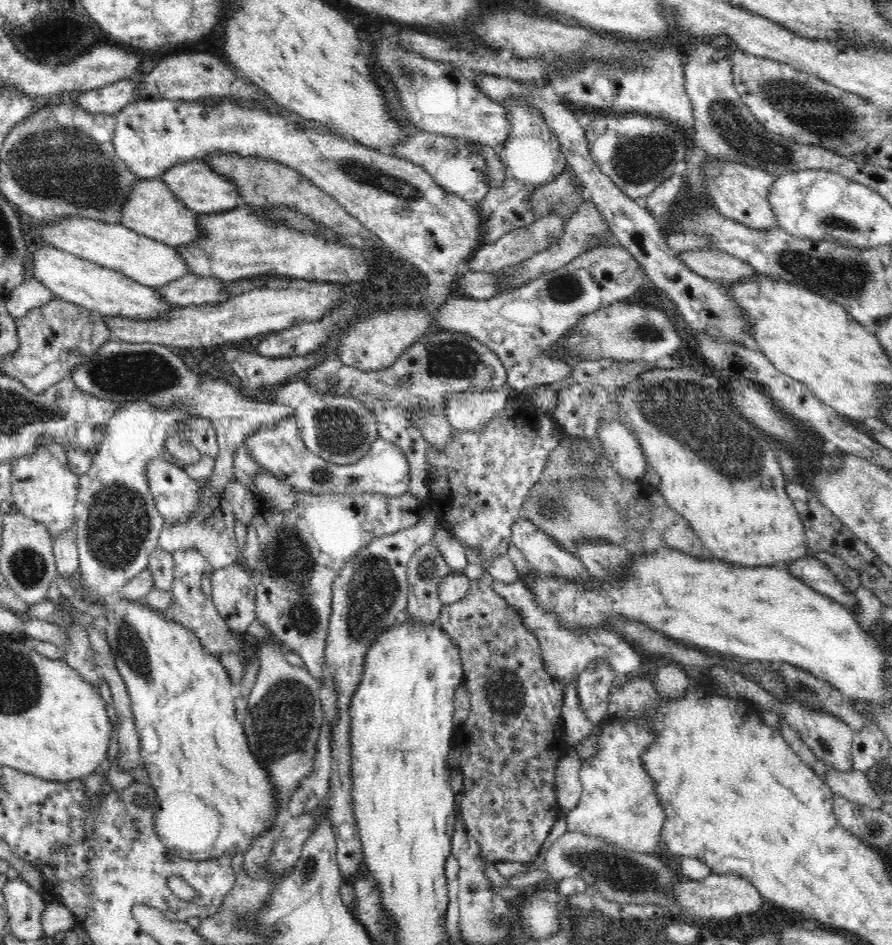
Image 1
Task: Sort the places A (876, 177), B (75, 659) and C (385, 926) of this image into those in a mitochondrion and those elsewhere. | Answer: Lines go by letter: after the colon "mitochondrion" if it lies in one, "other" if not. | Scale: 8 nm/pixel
A: other
B: other
C: mitochondrion

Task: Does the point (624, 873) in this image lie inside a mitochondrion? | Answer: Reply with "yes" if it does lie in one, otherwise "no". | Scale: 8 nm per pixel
yes

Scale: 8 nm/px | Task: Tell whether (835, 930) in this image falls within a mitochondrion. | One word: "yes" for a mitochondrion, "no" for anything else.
no

